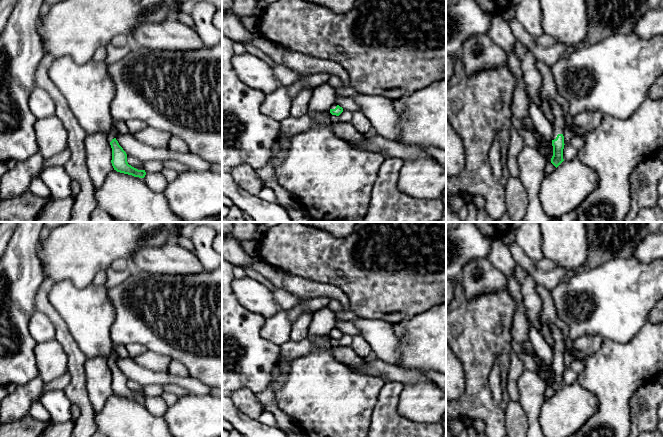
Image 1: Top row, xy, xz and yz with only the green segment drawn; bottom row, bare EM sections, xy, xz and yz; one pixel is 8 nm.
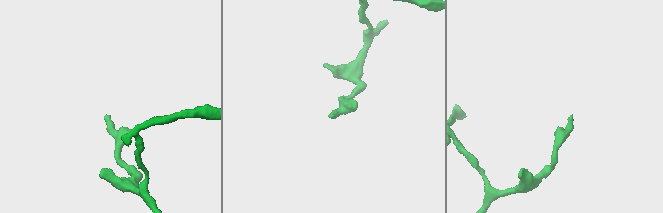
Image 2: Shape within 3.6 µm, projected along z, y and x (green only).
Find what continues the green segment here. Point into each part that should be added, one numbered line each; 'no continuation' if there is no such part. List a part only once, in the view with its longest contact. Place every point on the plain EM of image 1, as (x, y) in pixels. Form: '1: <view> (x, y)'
1: yz (559, 339)

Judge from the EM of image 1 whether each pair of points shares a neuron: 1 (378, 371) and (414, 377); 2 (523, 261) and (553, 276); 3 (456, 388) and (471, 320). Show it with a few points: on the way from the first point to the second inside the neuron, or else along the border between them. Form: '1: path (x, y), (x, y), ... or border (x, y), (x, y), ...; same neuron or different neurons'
1: path (387, 372), (405, 376); same neuron
2: path (530, 268), (539, 276), (546, 276); same neuron
3: border (456, 356), (464, 373), (465, 388); different neurons

